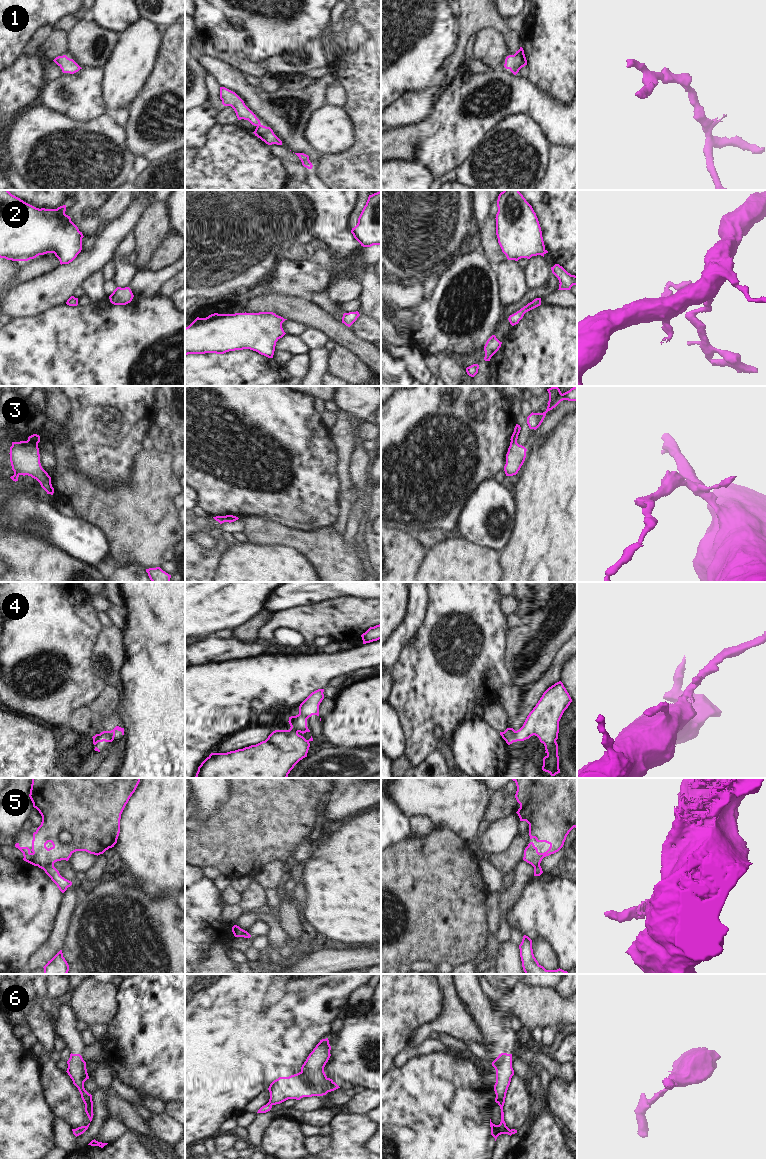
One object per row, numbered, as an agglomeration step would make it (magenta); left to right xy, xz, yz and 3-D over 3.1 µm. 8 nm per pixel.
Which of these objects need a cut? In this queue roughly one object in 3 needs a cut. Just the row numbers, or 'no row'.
3, 4, 5

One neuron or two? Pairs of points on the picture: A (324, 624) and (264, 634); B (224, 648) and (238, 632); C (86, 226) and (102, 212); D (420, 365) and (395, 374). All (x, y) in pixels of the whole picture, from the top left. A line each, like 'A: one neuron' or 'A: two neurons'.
A: one neuron
B: two neurons
C: two neurons
D: two neurons

